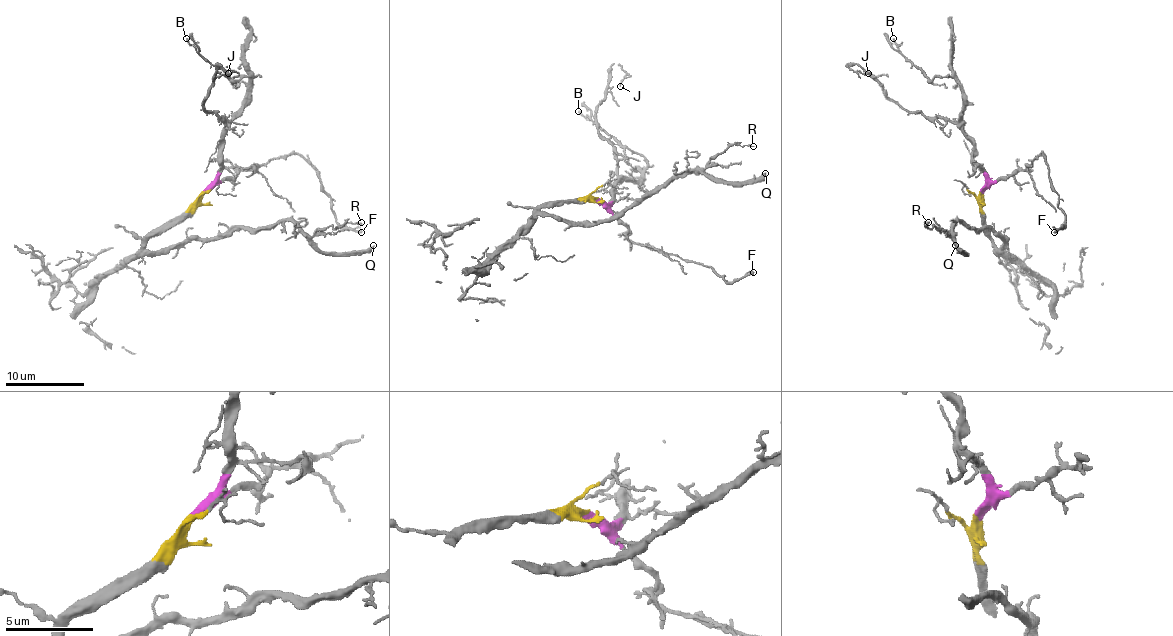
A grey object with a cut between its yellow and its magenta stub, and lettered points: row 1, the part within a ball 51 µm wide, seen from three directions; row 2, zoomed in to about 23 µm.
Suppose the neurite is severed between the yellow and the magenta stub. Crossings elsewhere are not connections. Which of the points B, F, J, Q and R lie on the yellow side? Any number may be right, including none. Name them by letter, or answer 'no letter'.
Q, R

